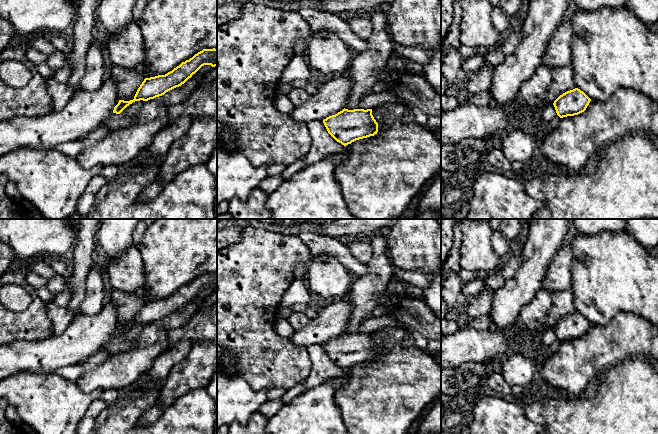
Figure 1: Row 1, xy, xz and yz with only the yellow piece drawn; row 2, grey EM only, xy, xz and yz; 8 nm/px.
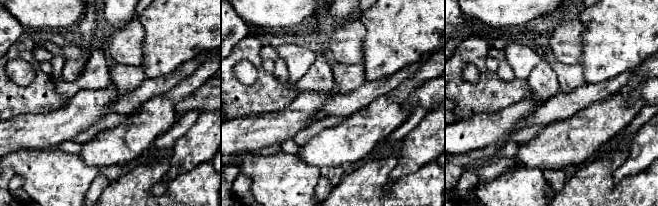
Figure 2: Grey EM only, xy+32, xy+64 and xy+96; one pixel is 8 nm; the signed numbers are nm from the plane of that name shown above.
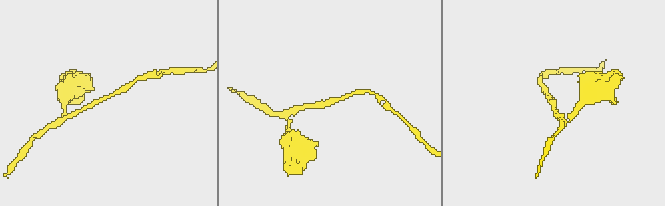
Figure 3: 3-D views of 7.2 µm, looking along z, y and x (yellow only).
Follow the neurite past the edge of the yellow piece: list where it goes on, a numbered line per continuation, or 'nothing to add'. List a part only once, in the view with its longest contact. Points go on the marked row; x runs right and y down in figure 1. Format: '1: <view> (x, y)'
nothing to add

